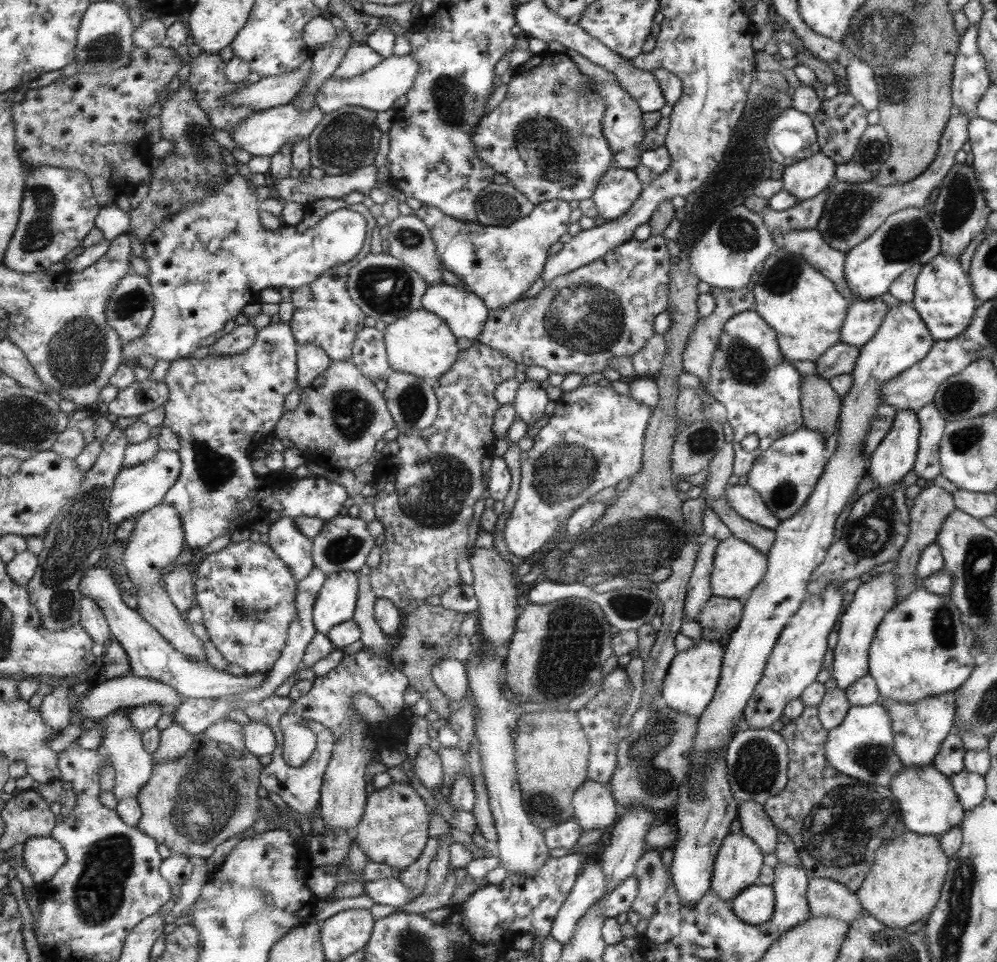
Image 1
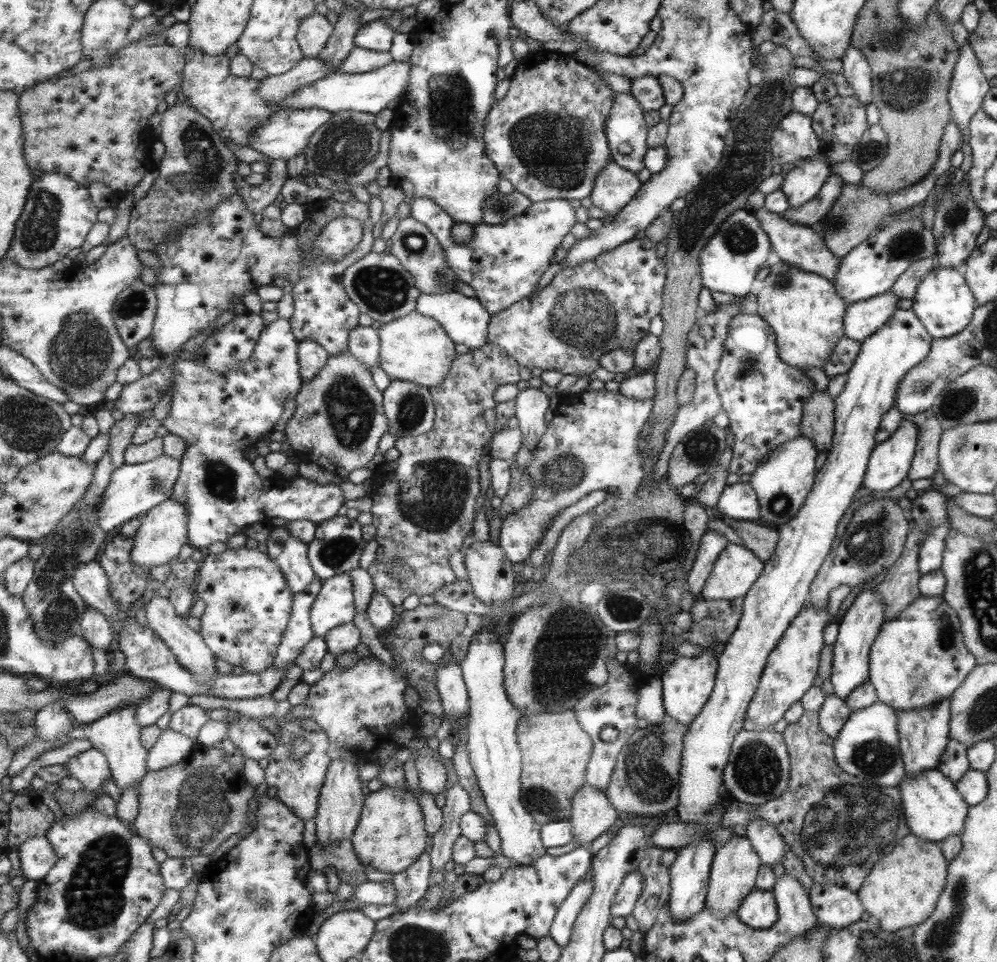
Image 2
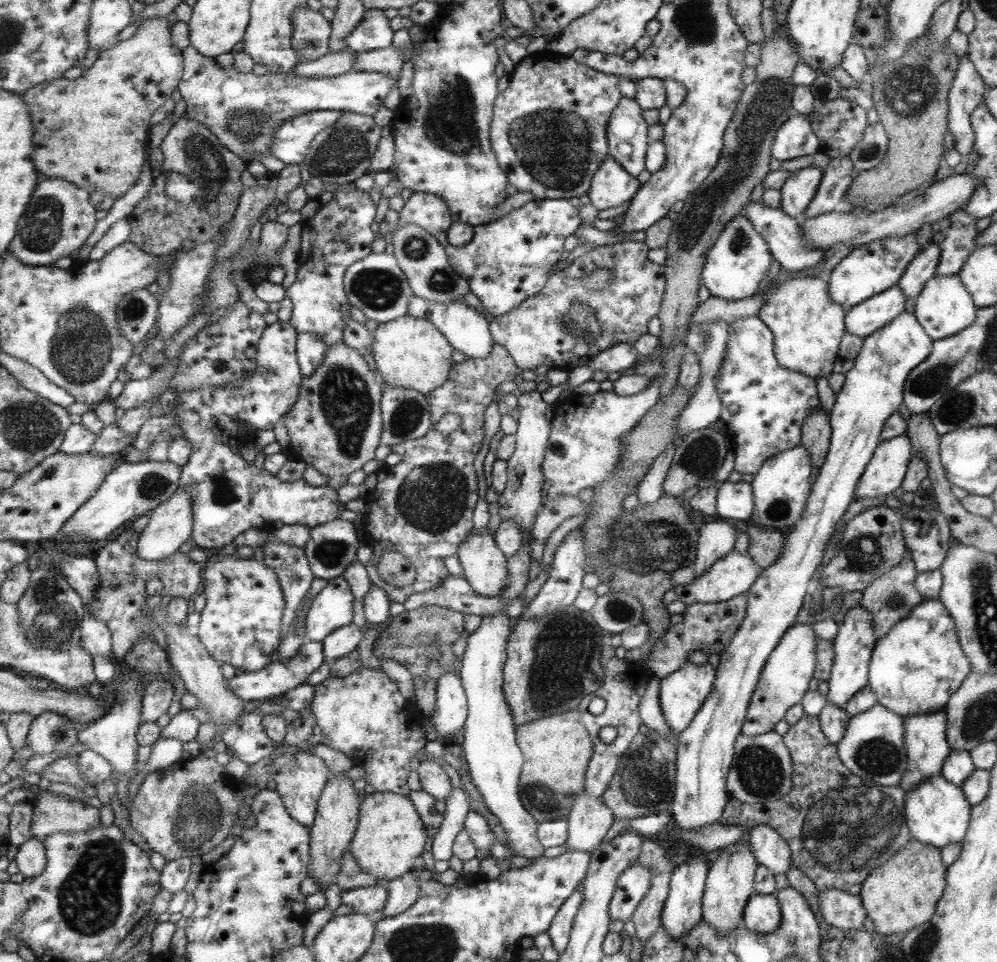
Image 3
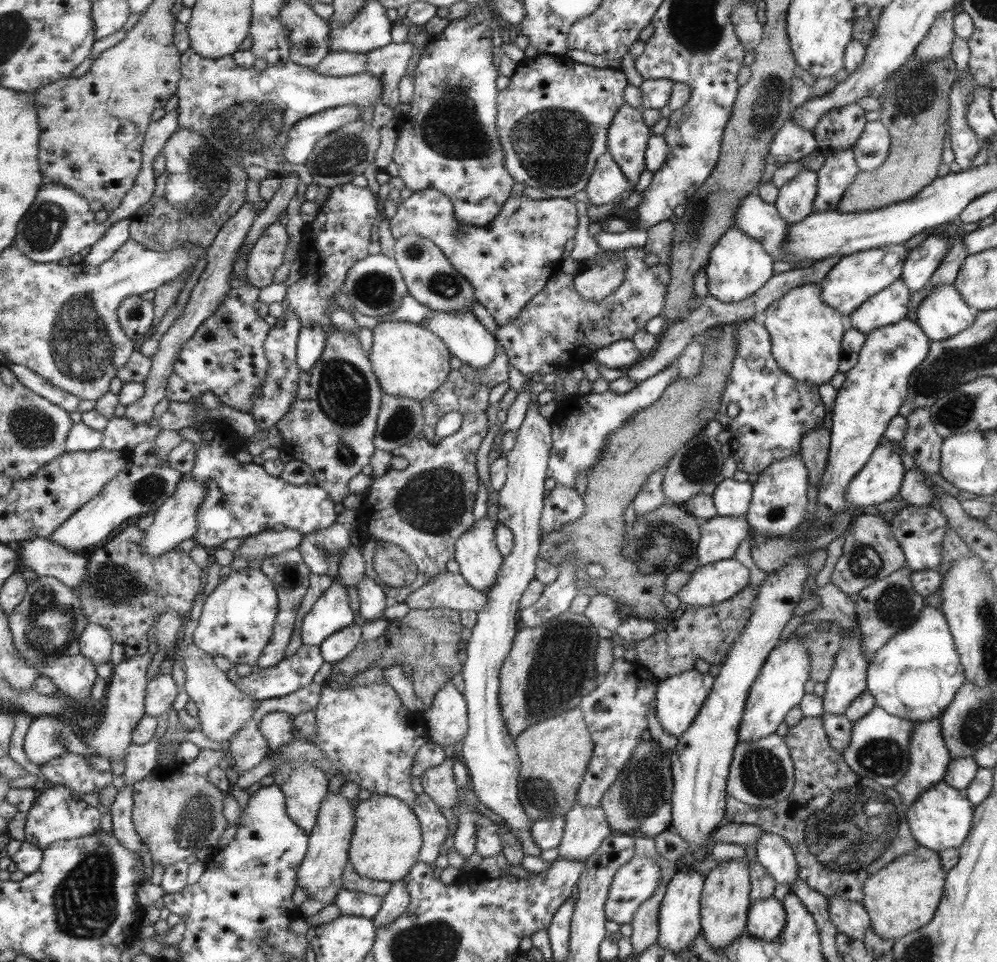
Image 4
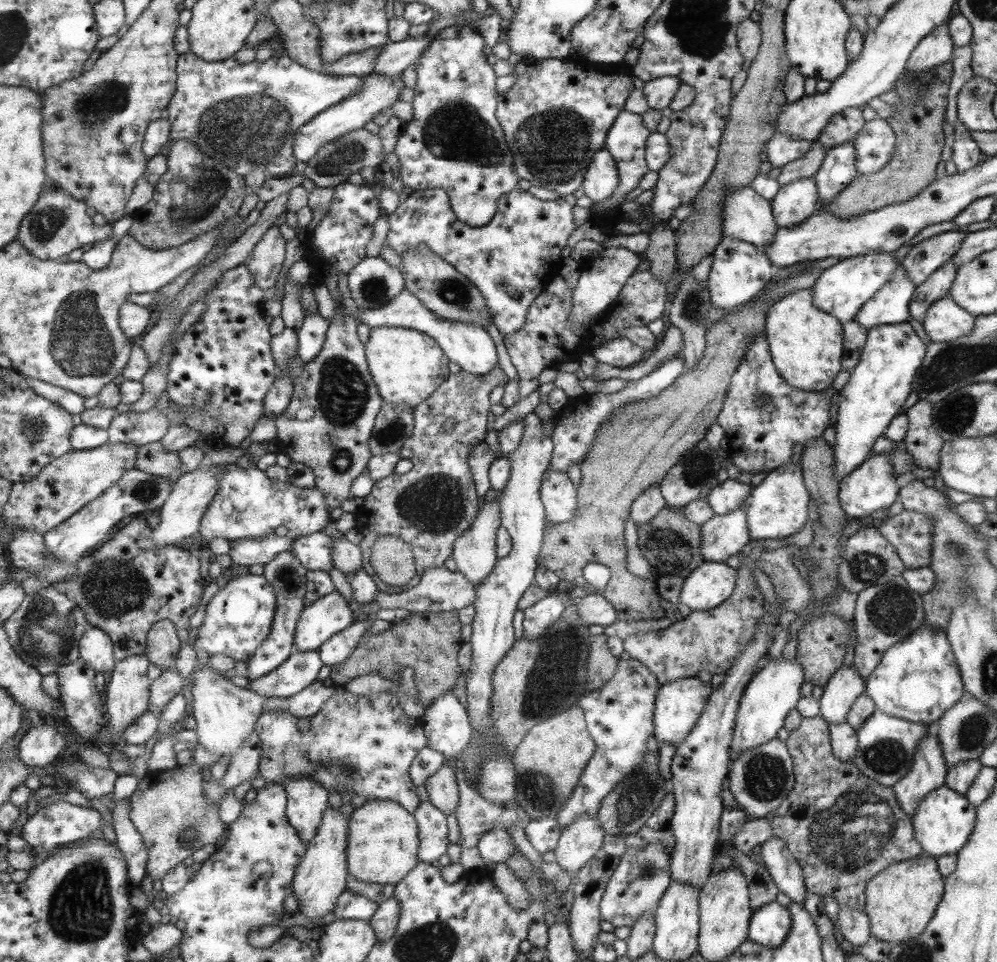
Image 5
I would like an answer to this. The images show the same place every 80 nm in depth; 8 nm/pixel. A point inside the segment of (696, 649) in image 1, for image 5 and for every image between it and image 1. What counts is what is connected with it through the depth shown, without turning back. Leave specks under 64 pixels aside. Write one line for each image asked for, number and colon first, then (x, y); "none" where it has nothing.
2: (686, 684)
3: (680, 694)
4: (678, 699)
5: (679, 704)

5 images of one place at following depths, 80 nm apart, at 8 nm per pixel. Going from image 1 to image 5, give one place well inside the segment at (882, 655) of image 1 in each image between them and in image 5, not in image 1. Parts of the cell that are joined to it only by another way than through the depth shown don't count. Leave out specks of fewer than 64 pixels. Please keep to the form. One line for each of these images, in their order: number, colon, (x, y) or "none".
2: (918, 659)
3: (914, 669)
4: (916, 675)
5: (917, 679)

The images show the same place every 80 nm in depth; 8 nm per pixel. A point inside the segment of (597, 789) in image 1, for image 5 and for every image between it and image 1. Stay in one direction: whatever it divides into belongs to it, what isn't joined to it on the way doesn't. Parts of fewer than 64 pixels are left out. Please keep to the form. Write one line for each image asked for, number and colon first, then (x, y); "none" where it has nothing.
2: (593, 813)
3: (589, 820)
4: (586, 827)
5: (579, 843)

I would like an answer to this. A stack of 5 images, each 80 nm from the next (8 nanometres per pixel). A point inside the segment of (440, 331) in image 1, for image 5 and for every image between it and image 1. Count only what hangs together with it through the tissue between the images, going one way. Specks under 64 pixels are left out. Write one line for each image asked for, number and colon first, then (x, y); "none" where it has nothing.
2: (417, 348)
3: (409, 352)
4: (409, 360)
5: (408, 365)

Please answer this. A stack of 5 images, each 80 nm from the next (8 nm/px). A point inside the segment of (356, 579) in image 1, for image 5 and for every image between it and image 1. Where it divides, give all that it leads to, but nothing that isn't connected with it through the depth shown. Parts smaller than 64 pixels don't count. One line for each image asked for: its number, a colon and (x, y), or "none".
2: (335, 606)
3: (333, 609)
4: (332, 613)
5: (332, 614)

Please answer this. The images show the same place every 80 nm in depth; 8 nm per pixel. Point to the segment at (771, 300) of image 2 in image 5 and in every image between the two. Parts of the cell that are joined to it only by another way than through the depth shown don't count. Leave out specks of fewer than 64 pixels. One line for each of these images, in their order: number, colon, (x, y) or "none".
3: (807, 326)
4: (806, 335)
5: (806, 345)

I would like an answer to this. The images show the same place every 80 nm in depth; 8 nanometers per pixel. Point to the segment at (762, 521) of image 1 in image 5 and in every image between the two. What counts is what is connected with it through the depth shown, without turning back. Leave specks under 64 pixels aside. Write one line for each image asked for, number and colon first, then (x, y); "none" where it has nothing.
2: (737, 501)
3: (733, 501)
4: (730, 498)
5: (724, 498)

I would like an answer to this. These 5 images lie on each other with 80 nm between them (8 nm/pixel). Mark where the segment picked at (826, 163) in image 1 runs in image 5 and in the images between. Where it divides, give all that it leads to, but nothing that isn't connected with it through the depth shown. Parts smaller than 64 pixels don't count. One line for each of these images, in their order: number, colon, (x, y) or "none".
2: (800, 184)
3: (797, 191)
4: (794, 202)
5: (794, 202)

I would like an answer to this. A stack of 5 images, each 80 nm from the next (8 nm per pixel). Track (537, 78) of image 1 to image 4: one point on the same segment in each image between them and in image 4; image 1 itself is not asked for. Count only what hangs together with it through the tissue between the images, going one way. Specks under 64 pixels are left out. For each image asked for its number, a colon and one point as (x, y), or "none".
2: (546, 136)
3: (549, 130)
4: (582, 101)

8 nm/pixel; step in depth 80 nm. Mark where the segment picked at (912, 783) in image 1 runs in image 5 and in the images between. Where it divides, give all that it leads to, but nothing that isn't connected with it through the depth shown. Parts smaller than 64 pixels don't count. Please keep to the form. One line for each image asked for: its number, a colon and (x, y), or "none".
2: (935, 810)
3: (937, 812)
4: (941, 818)
5: (944, 820)

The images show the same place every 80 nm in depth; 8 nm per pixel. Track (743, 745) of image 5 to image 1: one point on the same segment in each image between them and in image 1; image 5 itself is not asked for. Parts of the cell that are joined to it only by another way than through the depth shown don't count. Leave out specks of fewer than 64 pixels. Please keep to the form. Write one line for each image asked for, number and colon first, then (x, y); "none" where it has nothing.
1: (797, 657)
2: (791, 667)
3: (783, 681)
4: (778, 687)

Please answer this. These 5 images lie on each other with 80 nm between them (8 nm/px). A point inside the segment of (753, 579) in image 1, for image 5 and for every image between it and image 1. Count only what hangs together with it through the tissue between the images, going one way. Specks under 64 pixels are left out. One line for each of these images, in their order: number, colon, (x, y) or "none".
2: (736, 569)
3: (728, 577)
4: (711, 584)
5: (711, 583)

